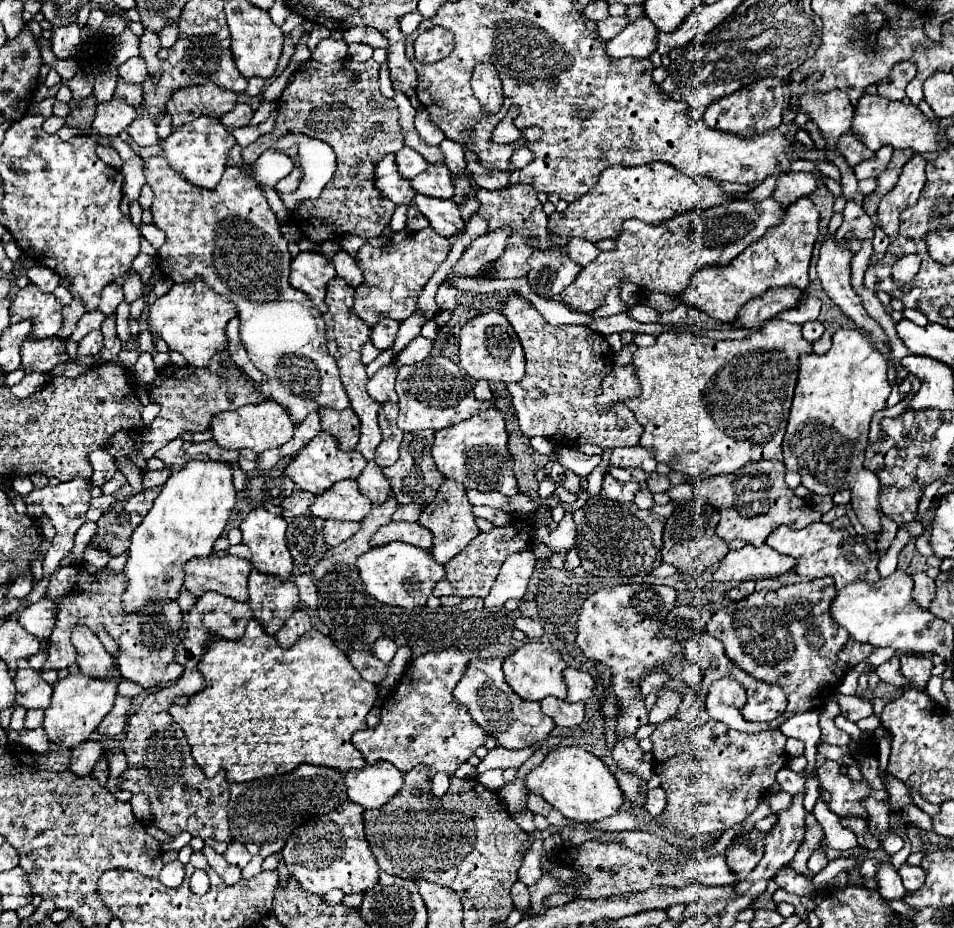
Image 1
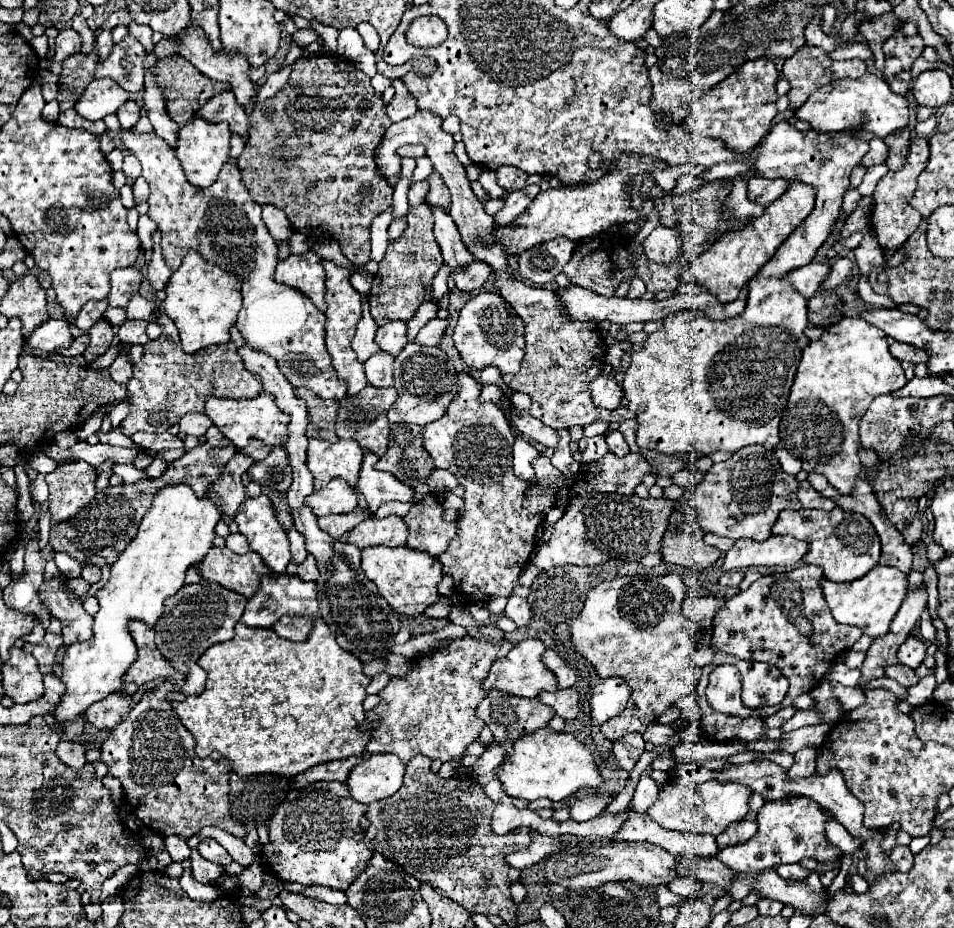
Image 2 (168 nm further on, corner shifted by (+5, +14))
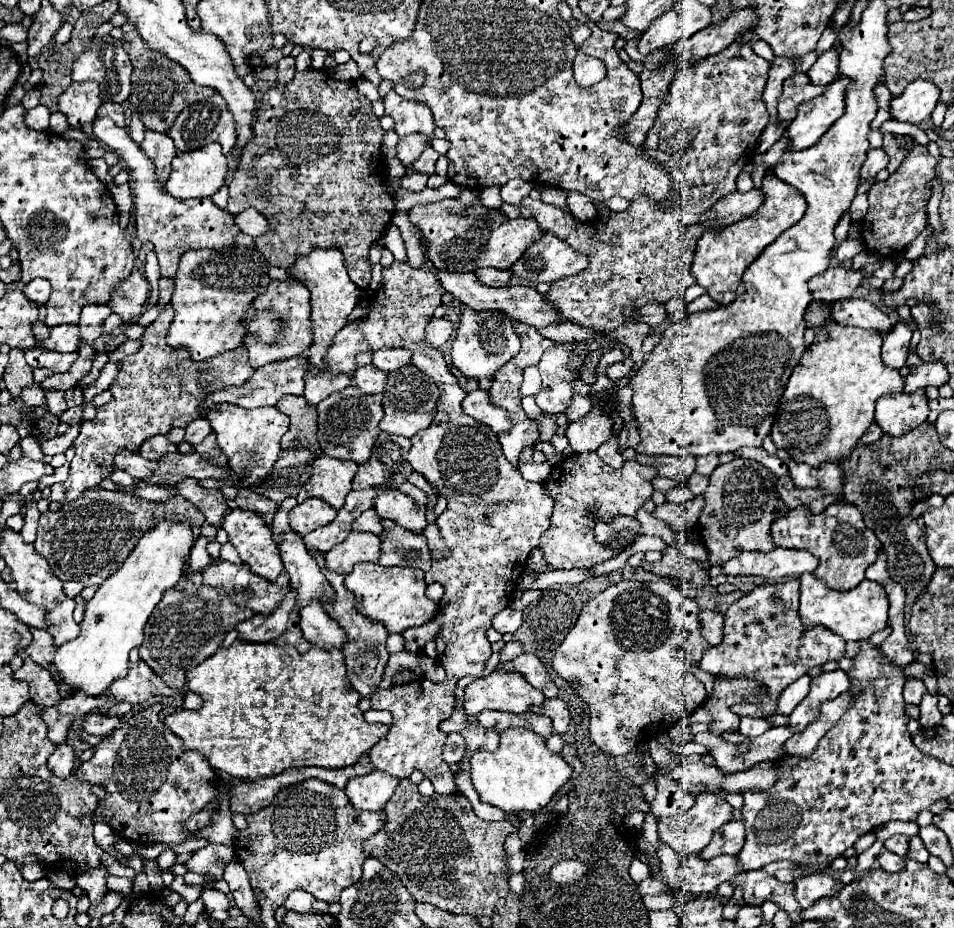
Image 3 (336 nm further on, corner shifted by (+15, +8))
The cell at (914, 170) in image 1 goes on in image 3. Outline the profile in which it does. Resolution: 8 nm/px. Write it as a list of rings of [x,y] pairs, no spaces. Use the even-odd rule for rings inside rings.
[[[914,145],[912,151],[904,157],[902,165],[896,173],[892,173],[886,181],[874,183],[868,191],[870,209],[862,223],[862,239],[868,251],[876,255],[892,255],[896,251],[904,251],[928,225],[926,219],[926,203],[930,195],[930,181],[934,177],[936,159],[928,153],[924,145]]]

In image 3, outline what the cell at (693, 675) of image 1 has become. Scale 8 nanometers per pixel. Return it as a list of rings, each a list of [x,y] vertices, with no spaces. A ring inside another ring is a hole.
[[[620,581],[620,583],[616,583],[616,585],[610,585],[610,587],[604,589],[602,593],[598,593],[594,599],[590,599],[590,601],[582,607],[582,611],[580,611],[580,615],[578,615],[574,627],[568,631],[566,639],[558,645],[558,649],[556,649],[556,653],[554,653],[552,669],[554,669],[562,679],[566,679],[566,681],[570,681],[570,679],[576,679],[576,681],[578,681],[580,687],[578,687],[576,691],[578,691],[578,695],[580,695],[580,697],[588,703],[588,707],[590,707],[590,739],[592,739],[592,743],[598,745],[604,753],[616,757],[616,755],[626,755],[626,753],[630,753],[630,751],[636,751],[640,745],[644,745],[644,743],[652,741],[654,737],[666,733],[666,731],[668,731],[666,727],[672,727],[674,723],[686,719],[696,707],[702,705],[702,701],[706,699],[706,689],[704,689],[704,683],[702,683],[694,673],[690,673],[690,665],[700,661],[702,653],[710,647],[710,643],[708,643],[708,641],[702,637],[702,633],[700,633],[698,613],[700,613],[700,609],[698,609],[698,605],[696,605],[692,599],[688,599],[688,597],[686,597],[678,587],[674,587],[672,583],[664,583],[664,581],[658,581],[658,583]]]

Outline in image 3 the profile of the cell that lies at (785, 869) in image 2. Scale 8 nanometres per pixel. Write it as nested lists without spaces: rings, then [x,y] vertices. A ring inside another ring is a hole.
[[[810,873],[794,881],[794,897],[802,907],[810,907],[820,897],[832,897],[844,889],[844,883],[830,873]]]

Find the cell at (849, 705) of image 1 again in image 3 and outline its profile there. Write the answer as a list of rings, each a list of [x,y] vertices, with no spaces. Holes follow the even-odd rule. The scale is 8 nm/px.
[[[841,670],[825,672],[814,677],[811,681],[810,693],[808,697],[802,701],[789,716],[790,727],[794,733],[805,729],[818,715],[818,707],[820,703],[836,698],[842,691],[850,688],[850,679],[848,674]],[[802,711],[802,713],[798,713]]]

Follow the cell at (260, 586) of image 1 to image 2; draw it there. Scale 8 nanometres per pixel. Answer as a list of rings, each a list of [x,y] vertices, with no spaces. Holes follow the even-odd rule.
[[[270,575],[270,577],[262,577],[262,585],[258,589],[258,593],[248,599],[246,603],[246,611],[242,615],[242,623],[250,625],[250,627],[266,627],[270,629],[282,615],[286,613],[294,613],[294,615],[302,615],[308,619],[318,619],[318,589],[314,583],[306,583],[306,581],[298,581],[298,577],[290,577],[290,575]]]

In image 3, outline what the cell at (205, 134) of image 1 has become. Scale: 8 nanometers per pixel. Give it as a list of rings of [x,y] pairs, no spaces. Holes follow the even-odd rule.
[[[210,143],[208,147],[174,155],[172,173],[164,187],[176,199],[210,197],[222,187],[226,171],[226,157],[220,143]]]

